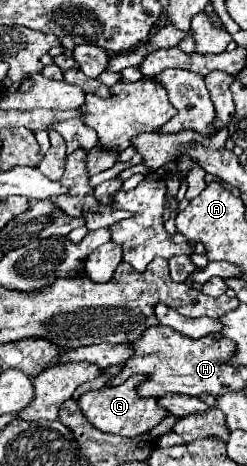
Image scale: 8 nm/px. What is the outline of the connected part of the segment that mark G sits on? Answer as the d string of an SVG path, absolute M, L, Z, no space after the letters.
M131 376L129 380L125 380L119 386L103 386L101 390L93 390L93 392L85 392L79 398L79 406L83 410L83 414L87 416L87 420L109 434L119 434L119 436L137 436L137 434L145 434L151 428L155 428L163 418L169 416L169 412L157 404L157 398L141 398L137 394L137 386L139 382L143 382L145 378L141 376Z

